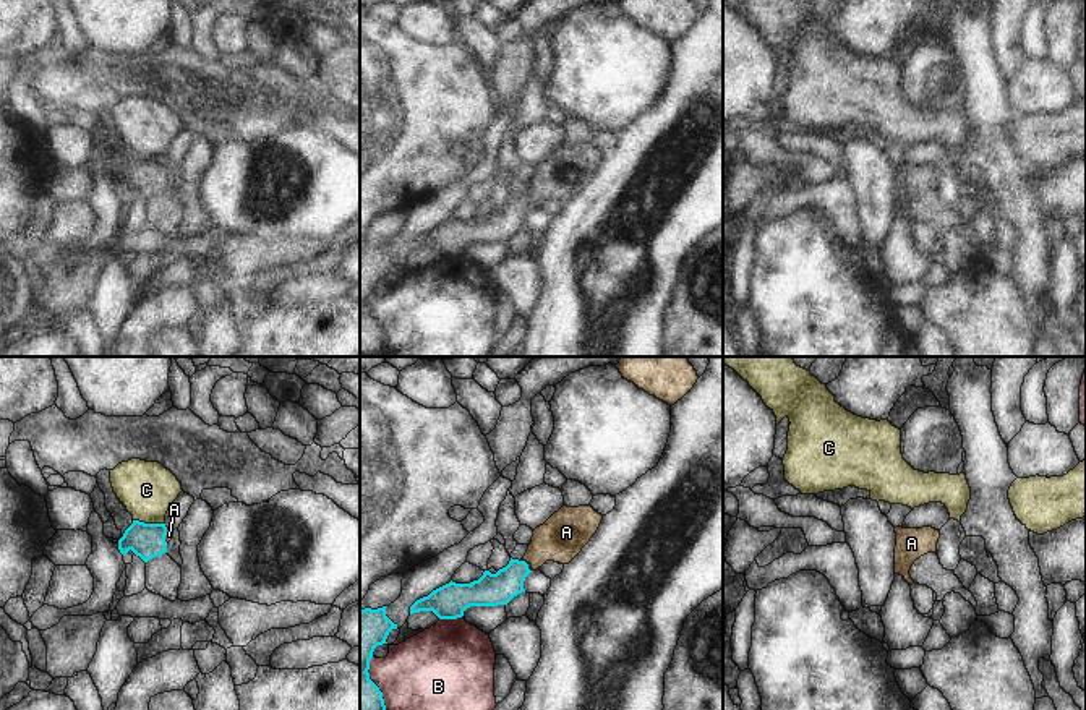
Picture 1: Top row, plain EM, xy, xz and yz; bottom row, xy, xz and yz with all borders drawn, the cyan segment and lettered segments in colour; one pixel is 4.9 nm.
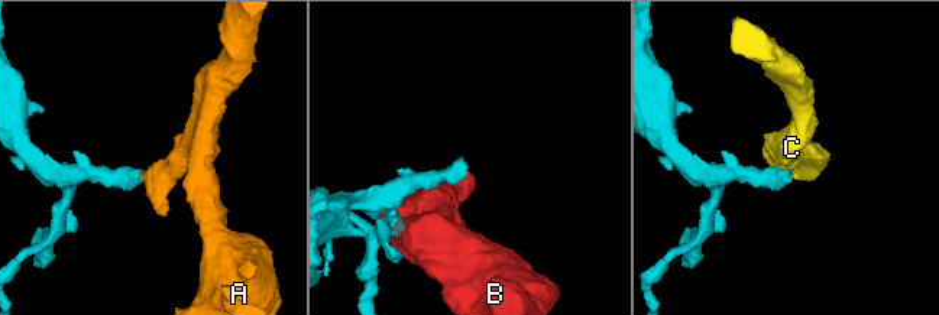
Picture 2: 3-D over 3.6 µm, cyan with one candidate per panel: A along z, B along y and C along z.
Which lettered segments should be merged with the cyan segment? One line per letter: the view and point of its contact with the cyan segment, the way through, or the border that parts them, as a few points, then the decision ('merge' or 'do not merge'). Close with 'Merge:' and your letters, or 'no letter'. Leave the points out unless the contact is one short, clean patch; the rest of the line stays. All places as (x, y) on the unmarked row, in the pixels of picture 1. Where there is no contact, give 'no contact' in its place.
A: meets cyan in xy at (166, 171); runs through xy (146, 177), (166, 171), (169, 172); merge
B: meets cyan in xz at (451, 255); do not merge
C: meets cyan in xy at (148, 161); border along xy (133, 156), (162, 161); do not merge
Merge: A

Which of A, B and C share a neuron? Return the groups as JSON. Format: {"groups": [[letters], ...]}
{"groups": [["A"], ["B"], ["C"]]}

